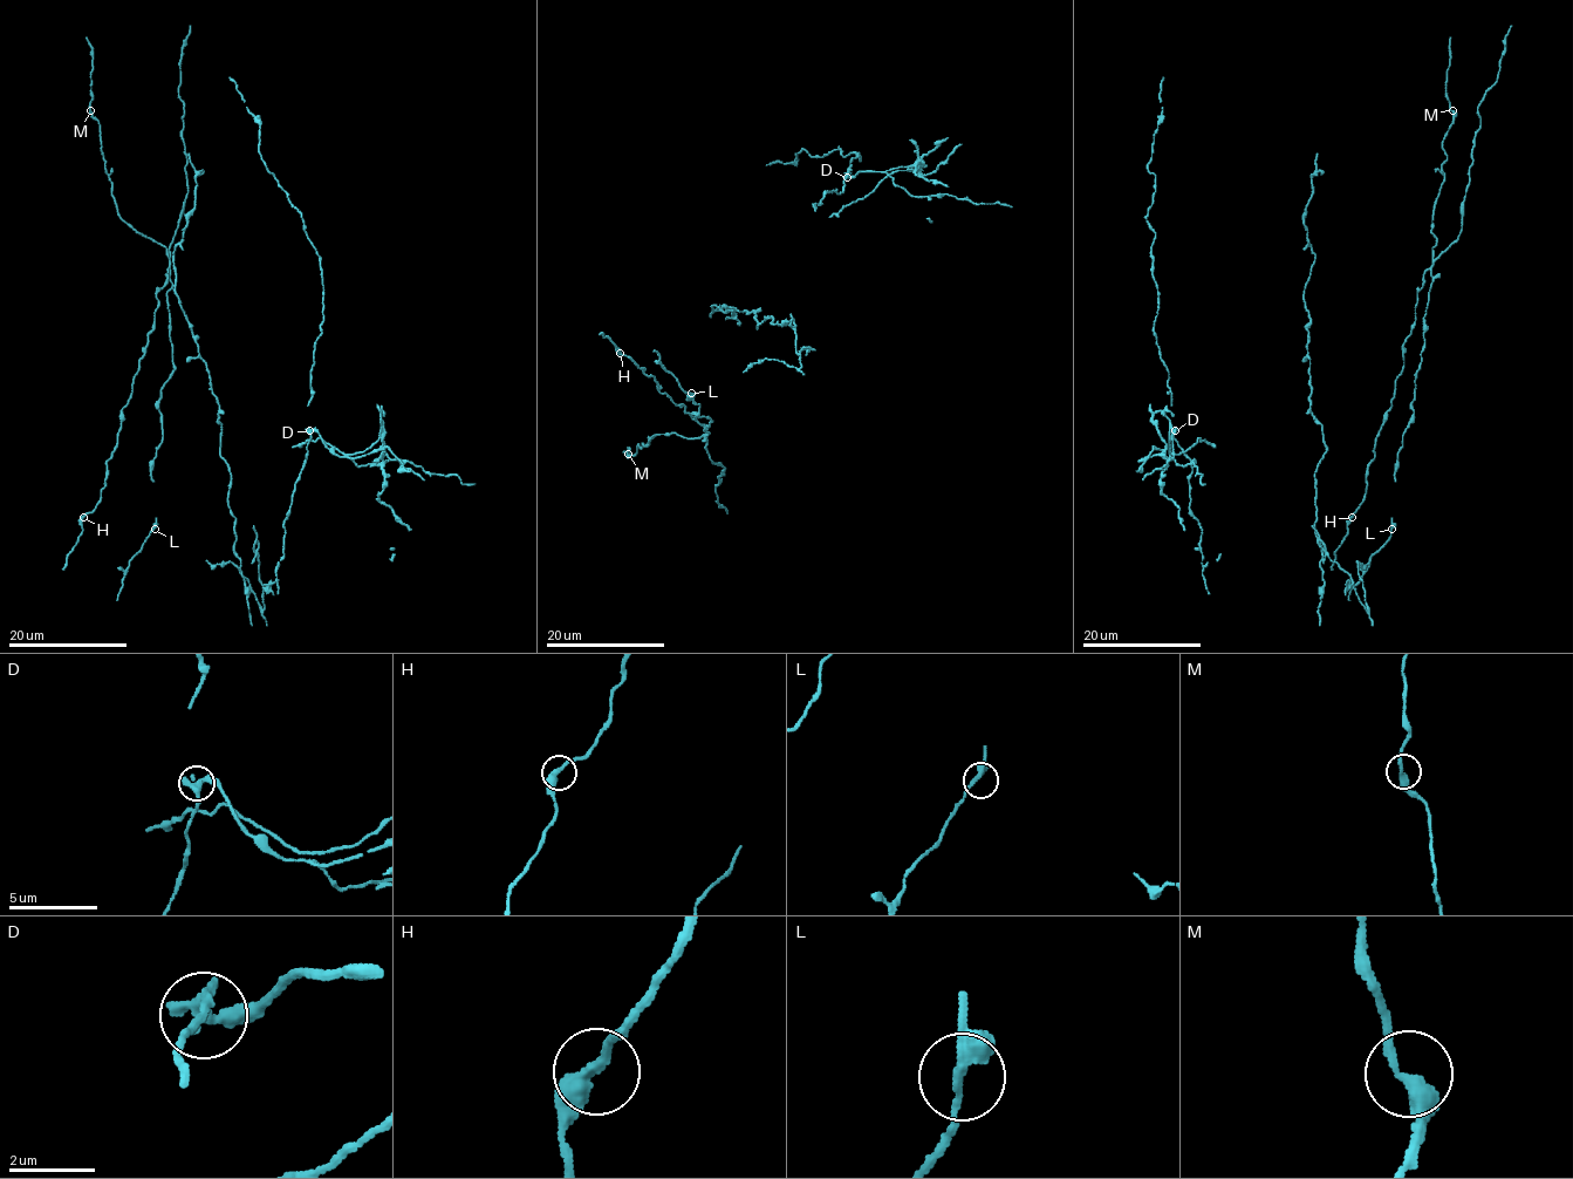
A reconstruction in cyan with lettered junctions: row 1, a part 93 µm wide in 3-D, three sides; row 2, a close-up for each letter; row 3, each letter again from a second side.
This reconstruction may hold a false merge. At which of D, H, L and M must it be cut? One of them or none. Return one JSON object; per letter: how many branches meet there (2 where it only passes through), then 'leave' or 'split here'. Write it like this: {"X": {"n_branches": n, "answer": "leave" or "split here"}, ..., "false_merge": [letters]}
{"D": {"n_branches": 2, "answer": "split here"}, "H": {"n_branches": 2, "answer": "leave"}, "L": {"n_branches": 2, "answer": "leave"}, "M": {"n_branches": 2, "answer": "leave"}, "false_merge": ["D"]}

